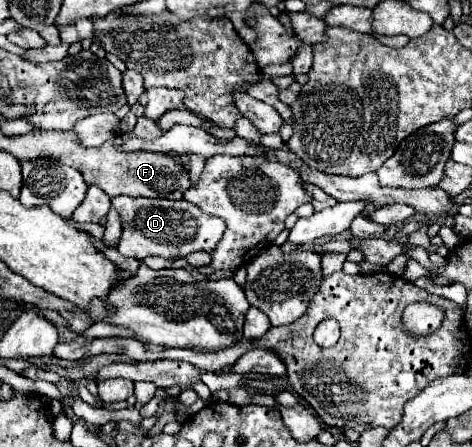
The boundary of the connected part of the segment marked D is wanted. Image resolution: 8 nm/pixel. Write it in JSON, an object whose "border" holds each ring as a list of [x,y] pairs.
{"border":[[[118,196],[112,198],[112,208],[118,210],[122,218],[122,236],[118,244],[118,252],[122,256],[132,258],[146,258],[146,256],[162,256],[166,260],[178,256],[186,258],[192,252],[204,250],[212,252],[216,244],[220,242],[220,236],[224,234],[224,222],[220,218],[204,214],[194,204],[174,202],[174,200],[162,200],[162,198],[130,198],[130,196]]]}

